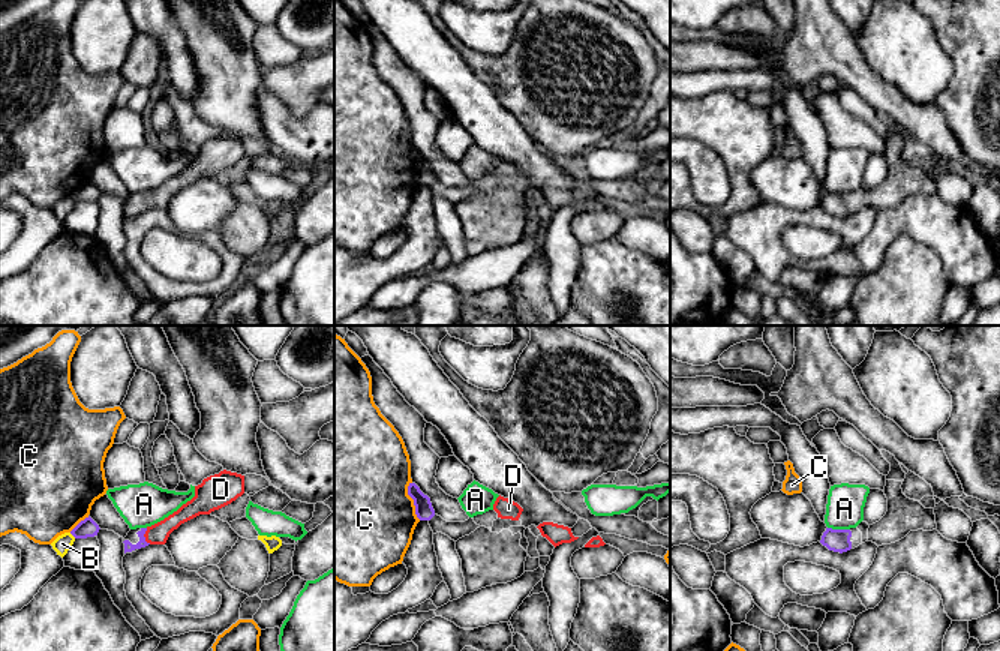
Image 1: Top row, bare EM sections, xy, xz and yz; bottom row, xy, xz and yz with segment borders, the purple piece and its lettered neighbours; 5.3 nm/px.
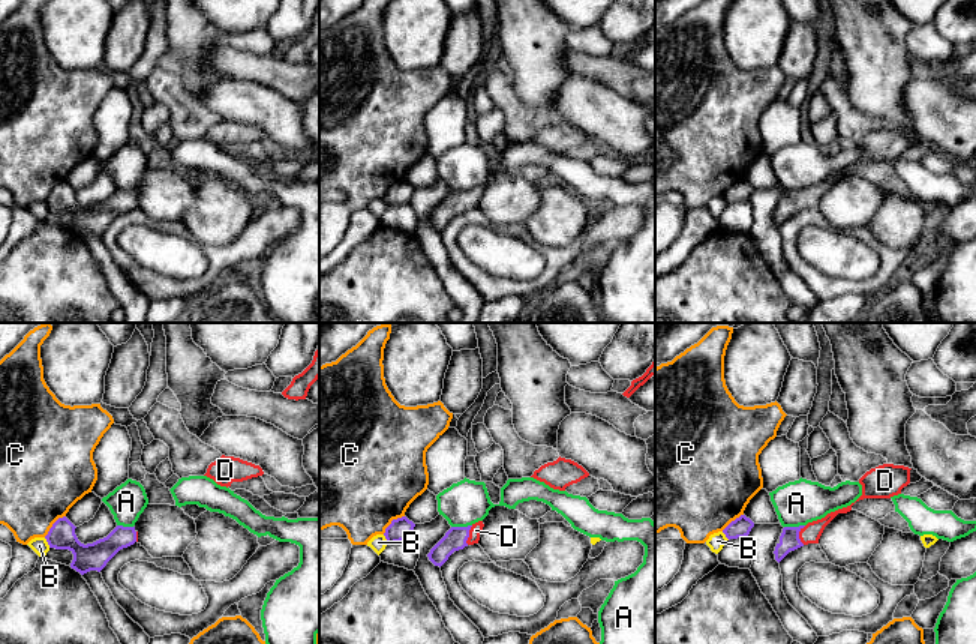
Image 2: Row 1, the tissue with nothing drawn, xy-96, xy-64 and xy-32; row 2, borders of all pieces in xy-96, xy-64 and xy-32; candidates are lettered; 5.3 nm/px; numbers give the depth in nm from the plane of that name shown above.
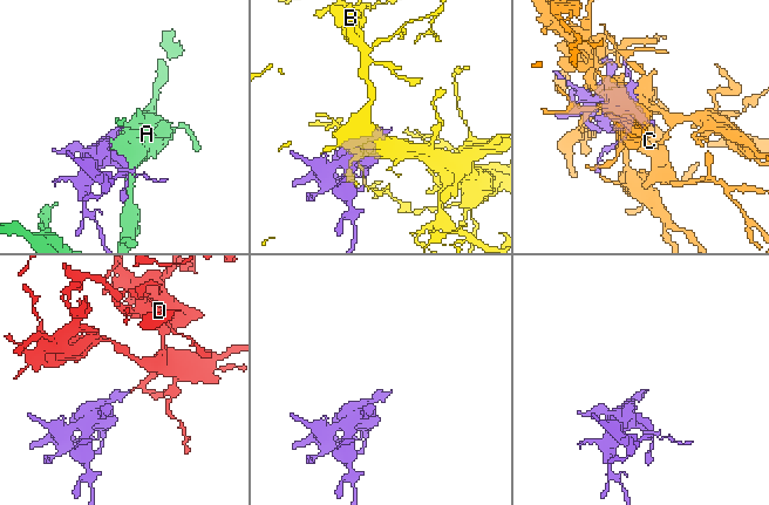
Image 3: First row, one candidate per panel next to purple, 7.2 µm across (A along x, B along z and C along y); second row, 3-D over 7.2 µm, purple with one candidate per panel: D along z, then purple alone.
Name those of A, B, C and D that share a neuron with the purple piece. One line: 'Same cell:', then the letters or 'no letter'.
Same cell: D

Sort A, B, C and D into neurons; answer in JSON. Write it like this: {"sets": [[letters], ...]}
{"sets": [["A"], ["B"], ["C"], ["D"]]}

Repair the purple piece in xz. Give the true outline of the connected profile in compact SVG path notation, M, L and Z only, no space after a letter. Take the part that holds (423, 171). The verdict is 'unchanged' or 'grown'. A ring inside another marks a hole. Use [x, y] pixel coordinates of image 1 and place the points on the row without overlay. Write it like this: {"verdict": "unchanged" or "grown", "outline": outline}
{"verdict": "unchanged", "outline": "M409 147L408 159L414 164L415 178L420 184L430 184L435 180L430 162L415 147Z"}

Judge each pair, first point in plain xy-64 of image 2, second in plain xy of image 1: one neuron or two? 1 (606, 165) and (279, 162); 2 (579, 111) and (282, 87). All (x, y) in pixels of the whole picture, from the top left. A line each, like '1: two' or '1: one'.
1: one
2: two

